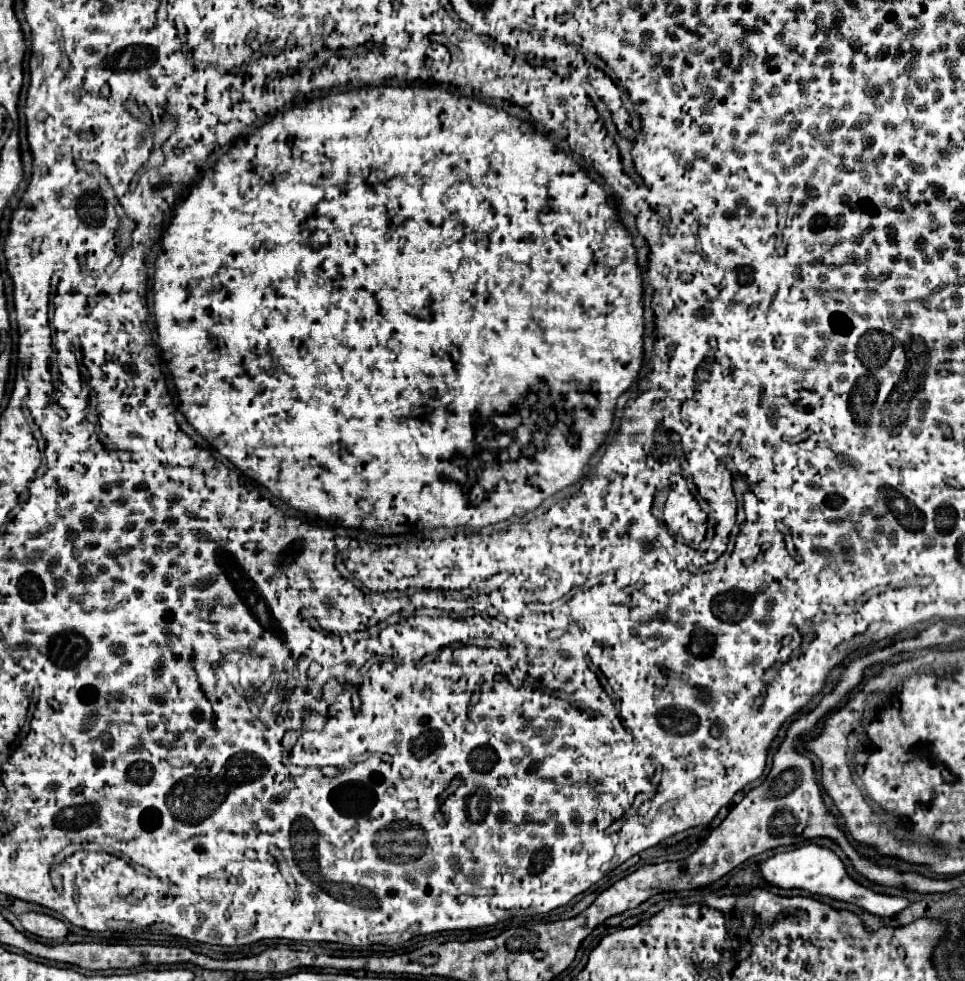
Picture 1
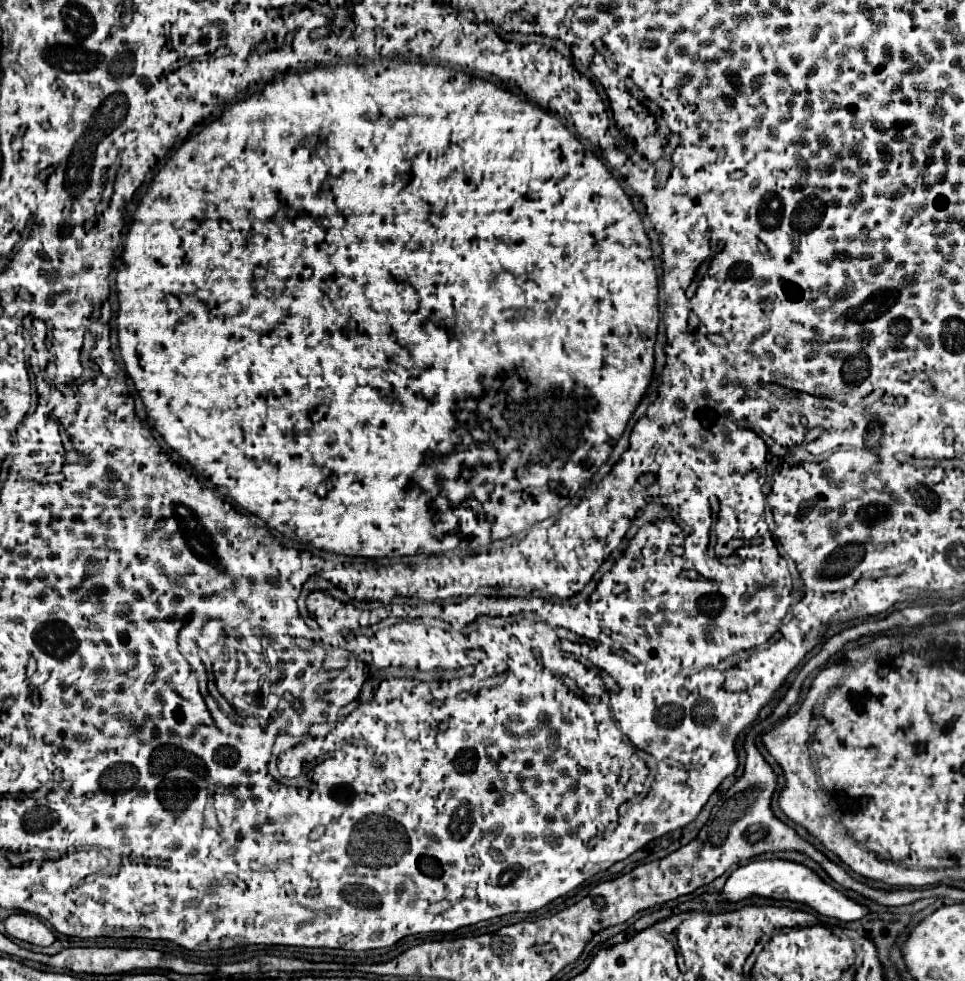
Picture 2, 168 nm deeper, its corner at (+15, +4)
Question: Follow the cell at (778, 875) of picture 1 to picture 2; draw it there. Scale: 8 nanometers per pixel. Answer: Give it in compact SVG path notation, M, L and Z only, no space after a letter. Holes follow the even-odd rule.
M755 859L755 861L749 861L749 863L737 867L731 873L731 877L727 879L727 883L721 891L721 899L739 901L739 899L745 899L747 895L807 903L817 913L839 919L839 921L857 921L869 913L869 907L865 907L865 905L857 903L855 899L845 897L841 891L833 889L811 867L805 867L803 863L795 863L795 861L787 861L787 859Z

